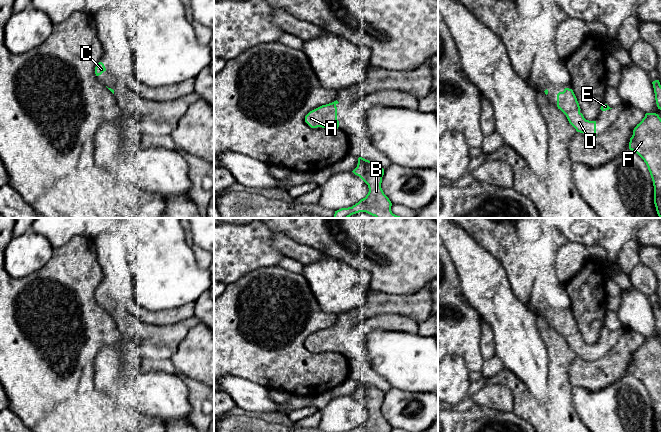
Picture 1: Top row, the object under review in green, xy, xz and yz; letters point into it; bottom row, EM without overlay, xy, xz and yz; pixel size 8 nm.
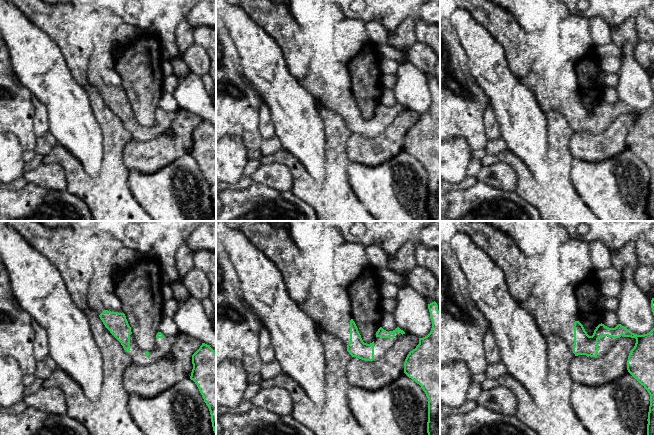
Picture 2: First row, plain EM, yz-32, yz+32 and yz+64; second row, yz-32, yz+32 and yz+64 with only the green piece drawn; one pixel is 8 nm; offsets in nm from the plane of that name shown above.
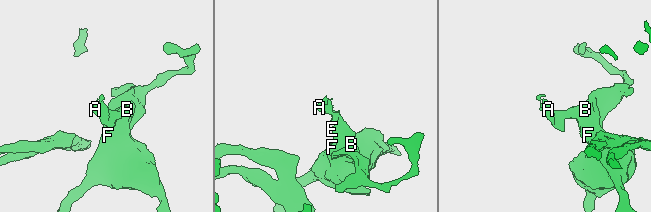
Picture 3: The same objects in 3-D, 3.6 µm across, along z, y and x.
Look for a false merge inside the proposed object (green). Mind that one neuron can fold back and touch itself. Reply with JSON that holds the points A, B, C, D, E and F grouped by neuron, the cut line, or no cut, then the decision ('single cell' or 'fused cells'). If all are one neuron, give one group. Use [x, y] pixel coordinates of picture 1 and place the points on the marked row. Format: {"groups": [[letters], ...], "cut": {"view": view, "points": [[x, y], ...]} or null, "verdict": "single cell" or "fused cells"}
{"groups": [["A", "B", "C", "D", "E", "F"]], "cut": null, "verdict": "single cell"}

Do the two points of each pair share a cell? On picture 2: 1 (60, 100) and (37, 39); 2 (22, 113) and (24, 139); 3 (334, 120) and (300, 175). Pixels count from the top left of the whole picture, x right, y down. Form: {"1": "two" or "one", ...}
{"1": "one", "2": "one", "3": "one"}

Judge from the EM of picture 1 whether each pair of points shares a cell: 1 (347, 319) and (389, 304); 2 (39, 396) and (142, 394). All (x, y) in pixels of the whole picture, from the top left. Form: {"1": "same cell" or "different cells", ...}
{"1": "same cell", "2": "different cells"}

